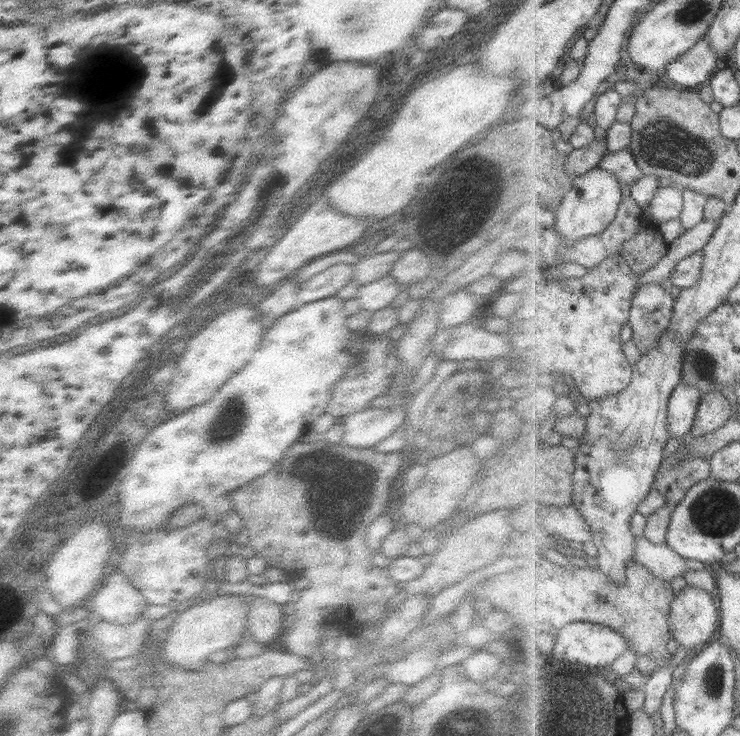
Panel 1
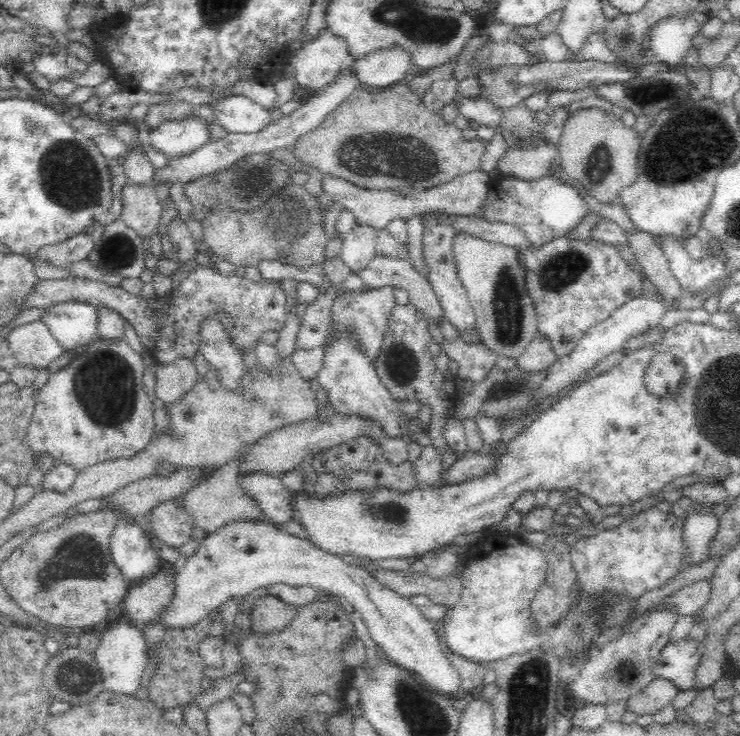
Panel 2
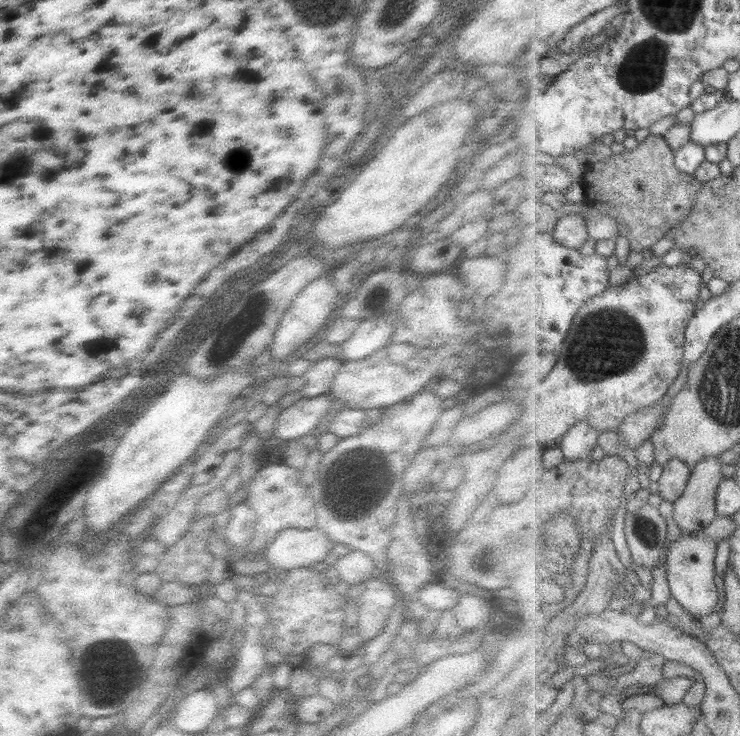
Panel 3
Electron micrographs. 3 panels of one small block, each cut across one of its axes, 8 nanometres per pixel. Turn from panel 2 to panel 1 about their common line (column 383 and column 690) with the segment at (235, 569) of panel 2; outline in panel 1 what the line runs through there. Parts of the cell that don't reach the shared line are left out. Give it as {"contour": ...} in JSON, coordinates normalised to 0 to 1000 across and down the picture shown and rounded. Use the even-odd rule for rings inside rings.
{"contour":[[[930,793],[915,806],[914,815],[908,819],[907,826],[907,856],[911,859],[914,871],[927,880],[931,894],[943,889],[965,870],[970,851],[974,851],[973,838],[970,813],[961,804]]]}

